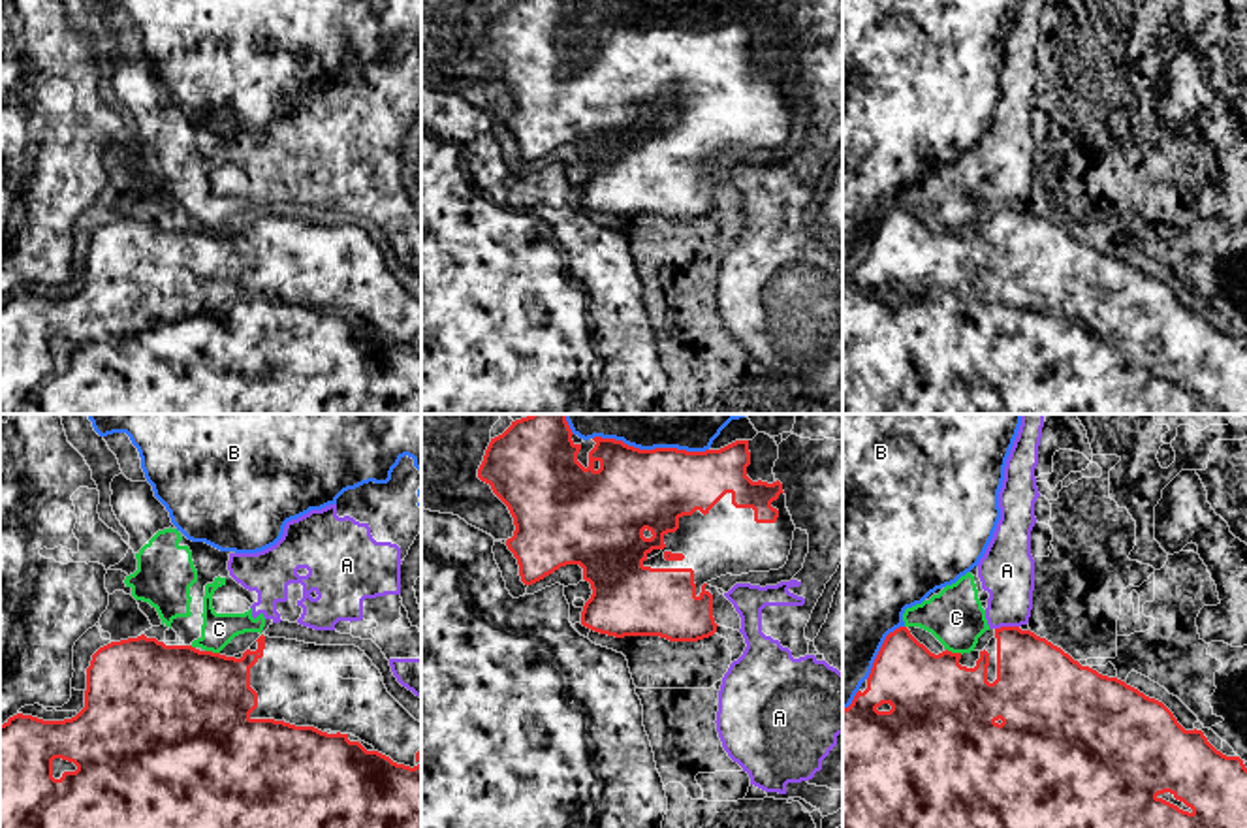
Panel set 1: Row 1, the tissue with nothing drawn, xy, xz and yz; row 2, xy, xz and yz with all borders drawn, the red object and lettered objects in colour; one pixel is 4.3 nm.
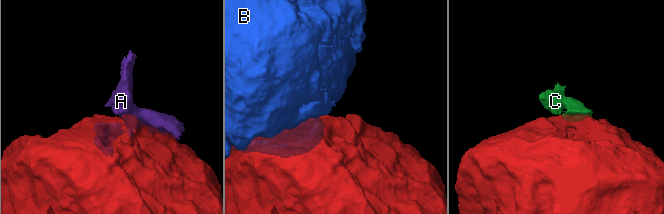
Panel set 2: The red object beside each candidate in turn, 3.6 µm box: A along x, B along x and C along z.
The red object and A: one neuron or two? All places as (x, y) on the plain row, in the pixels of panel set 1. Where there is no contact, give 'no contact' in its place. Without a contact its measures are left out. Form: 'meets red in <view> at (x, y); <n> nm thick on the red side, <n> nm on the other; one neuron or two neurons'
meets red in yz at (1007, 206); 320 nm thick on the red side, 240 nm on the other; two neurons

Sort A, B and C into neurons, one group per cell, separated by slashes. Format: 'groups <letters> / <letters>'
groups A B C

